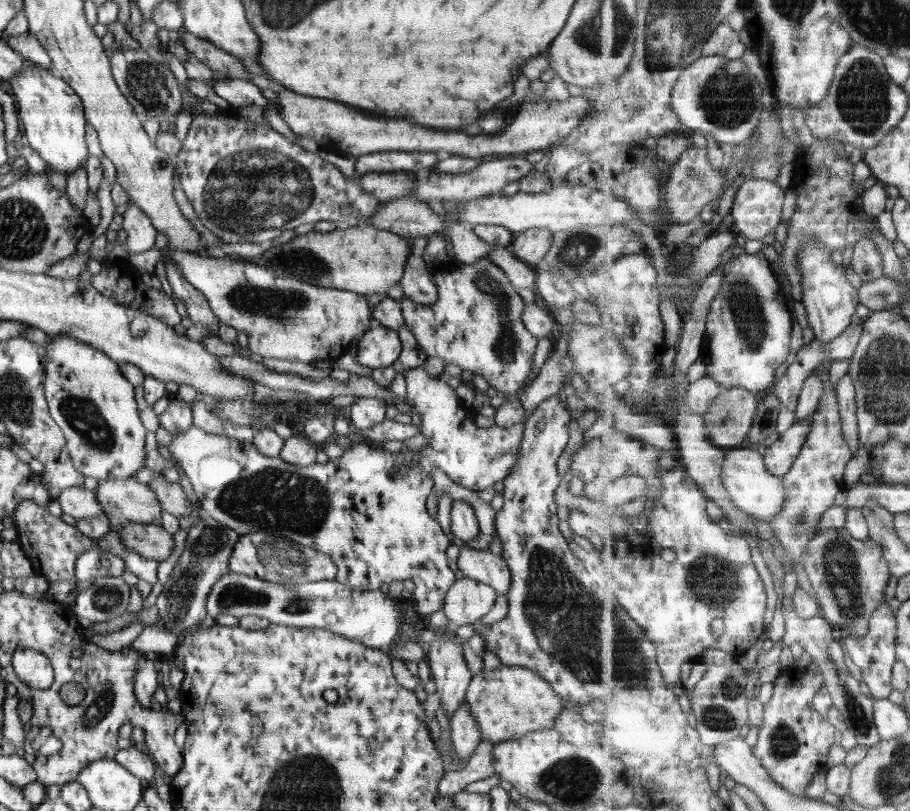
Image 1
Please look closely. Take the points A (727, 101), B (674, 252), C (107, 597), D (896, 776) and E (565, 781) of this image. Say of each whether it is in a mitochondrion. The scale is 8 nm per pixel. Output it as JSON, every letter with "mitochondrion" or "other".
{"A":"mitochondrion","B":"other","C":"mitochondrion","D":"mitochondrion","E":"mitochondrion"}

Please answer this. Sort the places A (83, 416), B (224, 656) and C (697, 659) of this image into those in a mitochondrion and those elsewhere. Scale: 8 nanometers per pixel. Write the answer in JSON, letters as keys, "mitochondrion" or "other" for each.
{"A":"mitochondrion","B":"other","C":"other"}

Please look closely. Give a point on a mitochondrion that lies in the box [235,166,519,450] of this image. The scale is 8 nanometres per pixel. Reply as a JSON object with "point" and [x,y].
{"point":[293,260]}

